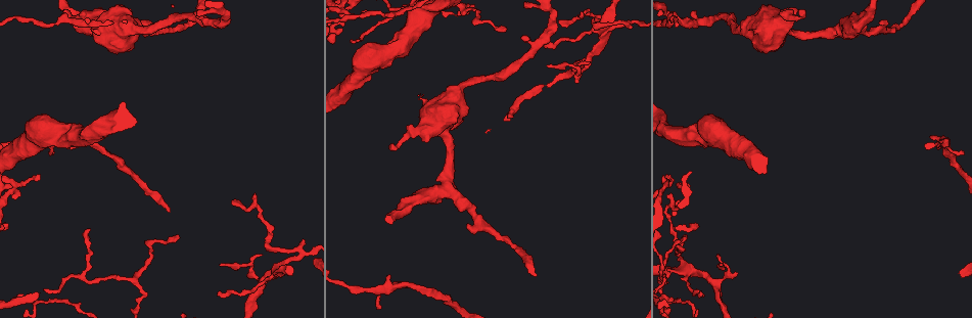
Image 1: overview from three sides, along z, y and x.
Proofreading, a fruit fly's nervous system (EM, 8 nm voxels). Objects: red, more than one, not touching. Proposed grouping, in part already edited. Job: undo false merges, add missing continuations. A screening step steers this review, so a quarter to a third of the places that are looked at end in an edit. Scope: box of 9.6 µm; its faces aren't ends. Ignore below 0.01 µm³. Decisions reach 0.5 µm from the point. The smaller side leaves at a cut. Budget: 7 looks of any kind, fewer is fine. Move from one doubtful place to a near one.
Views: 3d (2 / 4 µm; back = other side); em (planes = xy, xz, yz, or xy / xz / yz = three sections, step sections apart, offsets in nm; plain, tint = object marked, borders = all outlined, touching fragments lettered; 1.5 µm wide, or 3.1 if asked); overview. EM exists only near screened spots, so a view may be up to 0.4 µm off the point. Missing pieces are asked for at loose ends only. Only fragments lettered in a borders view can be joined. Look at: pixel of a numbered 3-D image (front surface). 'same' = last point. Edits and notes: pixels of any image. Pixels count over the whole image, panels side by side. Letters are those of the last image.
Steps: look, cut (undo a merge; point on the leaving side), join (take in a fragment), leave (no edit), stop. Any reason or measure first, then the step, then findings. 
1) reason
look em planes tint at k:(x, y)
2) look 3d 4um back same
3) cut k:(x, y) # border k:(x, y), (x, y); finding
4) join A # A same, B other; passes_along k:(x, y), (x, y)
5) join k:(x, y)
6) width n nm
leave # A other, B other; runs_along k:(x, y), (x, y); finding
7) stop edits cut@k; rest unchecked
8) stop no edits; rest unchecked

an open end
look 3d 4um at 1:(699, 295)

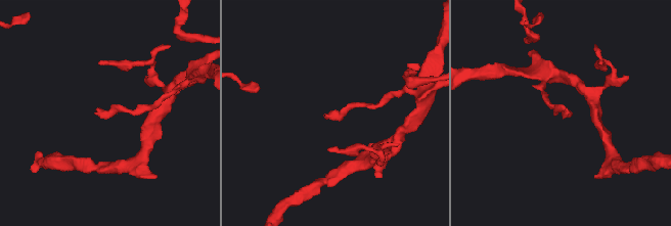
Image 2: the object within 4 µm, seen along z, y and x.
look em planes tint at 2:(570, 115)

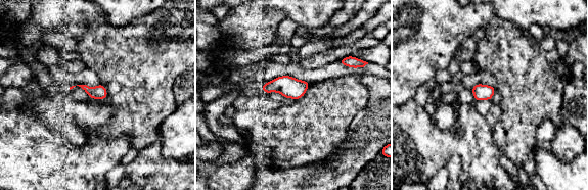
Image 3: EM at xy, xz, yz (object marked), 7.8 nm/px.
look em planes borders same

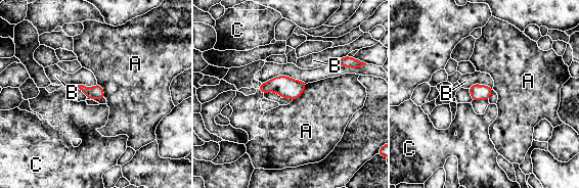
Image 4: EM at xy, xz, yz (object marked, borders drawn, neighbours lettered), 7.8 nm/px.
width 110 nm
leave # A other, B other, C other; border 4:(308, 83), (303, 92), (293, 100); no lettered fragment goes on from it

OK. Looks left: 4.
tapers out
look em planes borders at 1:(684, 236)

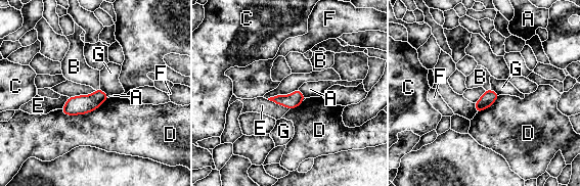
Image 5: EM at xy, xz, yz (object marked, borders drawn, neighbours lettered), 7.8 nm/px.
leave # A other, B other, C other, D other, E other, F other, G other; border 5:(490, 88), (485, 90); none of them fits

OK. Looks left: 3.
thick turns thin
look 3d 4um at 1:(784, 30)

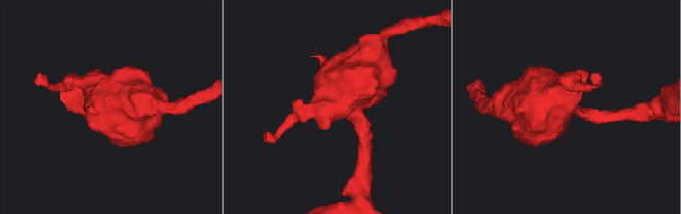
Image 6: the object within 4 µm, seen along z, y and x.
need the tissue
look em xy step 8 tint at 6:(568, 109)

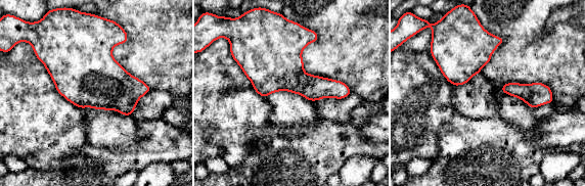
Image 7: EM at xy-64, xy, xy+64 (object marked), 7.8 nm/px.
look em planes borders same

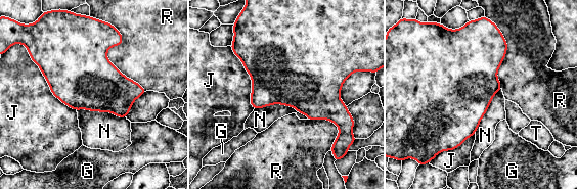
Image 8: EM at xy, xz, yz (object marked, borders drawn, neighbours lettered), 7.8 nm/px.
width 480 nm
leave # G other, J other, N other, R other, T other; border 8:(77, 109), (109, 111), (126, 119); continuous, no second neuron

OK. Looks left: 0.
stop no edits; rest unchecked

